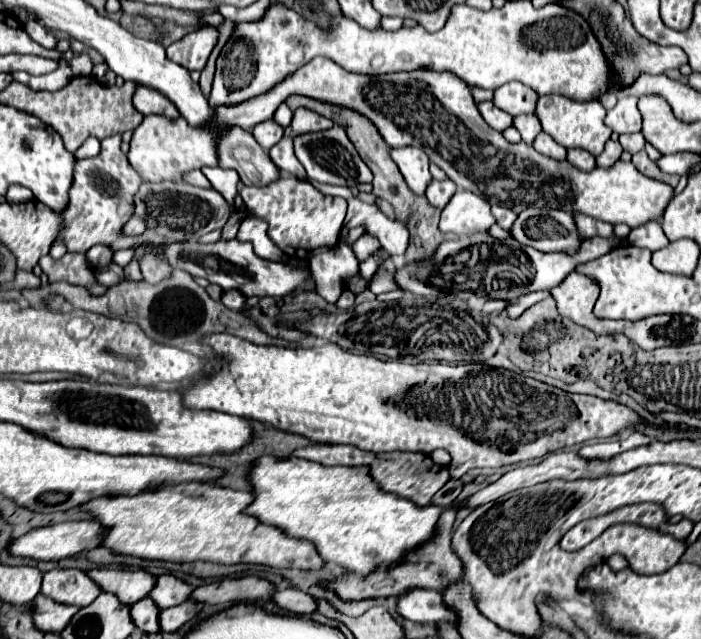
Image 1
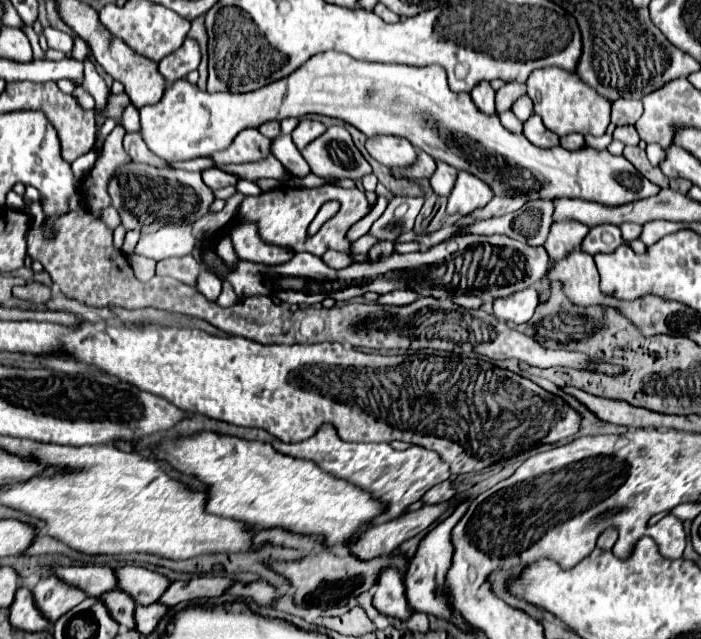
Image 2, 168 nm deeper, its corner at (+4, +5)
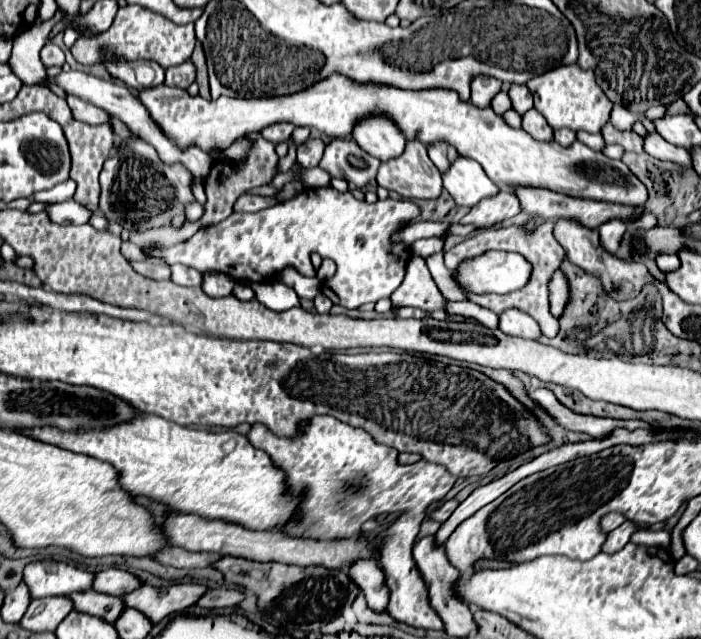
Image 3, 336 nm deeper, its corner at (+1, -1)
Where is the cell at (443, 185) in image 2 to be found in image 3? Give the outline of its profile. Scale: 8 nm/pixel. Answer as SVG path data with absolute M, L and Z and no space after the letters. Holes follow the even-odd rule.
M429 146L427 150L429 150L431 162L437 166L437 170L441 174L445 174L449 170L451 162L457 158L457 154L455 154L455 150L451 150L451 146Z

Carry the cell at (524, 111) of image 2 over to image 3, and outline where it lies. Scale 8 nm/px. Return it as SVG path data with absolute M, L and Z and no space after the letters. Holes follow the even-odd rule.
M511 86L509 88L509 98L511 98L511 104L513 104L513 110L517 114L525 114L527 110L533 108L533 98L531 98L531 92L525 88L525 86Z

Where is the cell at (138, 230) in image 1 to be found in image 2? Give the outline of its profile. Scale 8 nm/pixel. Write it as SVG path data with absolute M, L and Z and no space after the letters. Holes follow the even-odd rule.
M112 206L104 208L104 212L100 214L100 220L102 220L110 230L114 230L114 228L120 224L120 220L118 220L118 212L116 212Z

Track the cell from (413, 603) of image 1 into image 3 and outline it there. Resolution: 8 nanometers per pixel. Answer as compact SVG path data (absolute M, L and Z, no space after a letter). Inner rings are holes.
M357 562L357 566L351 566L349 570L351 578L355 578L355 582L359 582L359 588L363 590L367 604L371 610L375 612L387 612L387 604L389 604L389 588L385 584L385 572L377 562Z

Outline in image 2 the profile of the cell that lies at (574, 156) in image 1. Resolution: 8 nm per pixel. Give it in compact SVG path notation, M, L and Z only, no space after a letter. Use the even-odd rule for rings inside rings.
M570 134L570 136L562 136L560 138L560 146L568 148L568 150L578 150L584 146L584 136L582 134Z

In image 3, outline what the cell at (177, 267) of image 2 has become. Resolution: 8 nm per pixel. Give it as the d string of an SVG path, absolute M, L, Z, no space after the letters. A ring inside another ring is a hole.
M131 262L131 266L135 268L135 272L139 272L145 278L171 280L171 270L169 268L161 268L157 264L149 264L149 262Z

